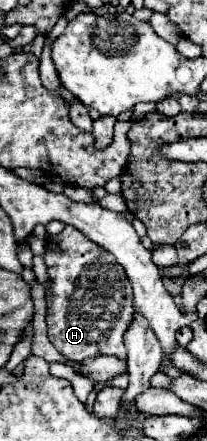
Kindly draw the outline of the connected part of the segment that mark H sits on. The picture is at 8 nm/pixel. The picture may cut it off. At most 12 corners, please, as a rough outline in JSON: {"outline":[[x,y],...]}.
{"outline":[[79,230],[45,250],[51,344],[127,358],[125,270]]}

